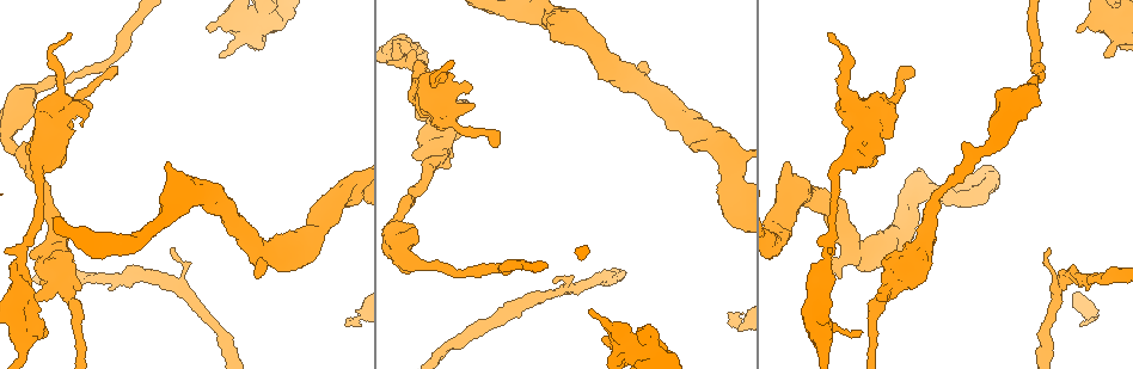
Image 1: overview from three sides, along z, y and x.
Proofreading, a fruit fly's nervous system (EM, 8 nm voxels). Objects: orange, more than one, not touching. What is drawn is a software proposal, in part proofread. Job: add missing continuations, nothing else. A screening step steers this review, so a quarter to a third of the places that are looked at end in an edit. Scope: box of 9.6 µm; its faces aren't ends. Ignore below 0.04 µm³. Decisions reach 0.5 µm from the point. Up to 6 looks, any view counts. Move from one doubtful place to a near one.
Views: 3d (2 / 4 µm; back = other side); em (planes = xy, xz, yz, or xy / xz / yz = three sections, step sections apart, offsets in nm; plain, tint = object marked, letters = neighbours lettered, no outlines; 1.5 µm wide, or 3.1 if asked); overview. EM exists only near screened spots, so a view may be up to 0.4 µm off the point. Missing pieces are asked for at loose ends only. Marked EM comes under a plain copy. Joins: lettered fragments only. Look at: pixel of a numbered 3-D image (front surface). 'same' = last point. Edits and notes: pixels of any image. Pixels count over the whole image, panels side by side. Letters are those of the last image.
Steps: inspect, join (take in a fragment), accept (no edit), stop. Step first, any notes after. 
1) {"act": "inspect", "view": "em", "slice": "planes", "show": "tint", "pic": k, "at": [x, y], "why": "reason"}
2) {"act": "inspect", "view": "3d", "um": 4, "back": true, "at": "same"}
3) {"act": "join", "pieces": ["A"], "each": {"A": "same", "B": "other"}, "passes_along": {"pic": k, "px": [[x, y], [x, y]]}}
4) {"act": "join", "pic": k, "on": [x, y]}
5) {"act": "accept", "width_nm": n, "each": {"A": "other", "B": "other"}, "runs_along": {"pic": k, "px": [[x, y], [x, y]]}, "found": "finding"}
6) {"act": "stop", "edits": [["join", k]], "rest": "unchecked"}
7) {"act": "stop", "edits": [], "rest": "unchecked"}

{"act": "inspect", "view": "em", "slice": "yz", "step": 4, "show": "letters", "pic": 1, "at": [557, 282], "why": "thin end"}

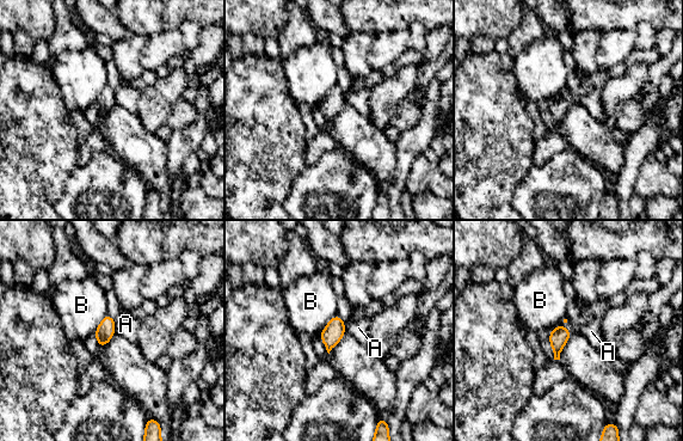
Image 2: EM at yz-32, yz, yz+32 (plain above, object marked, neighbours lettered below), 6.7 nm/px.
{"act": "accept", "width_nm": 120, "each": {"A": "other", "B": "other"}, "found": "none of them fits"}

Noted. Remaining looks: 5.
{"act": "inspect", "view": "3d", "um": 4, "pic": 1, "at": [1080, 26], "why": "an open end"}

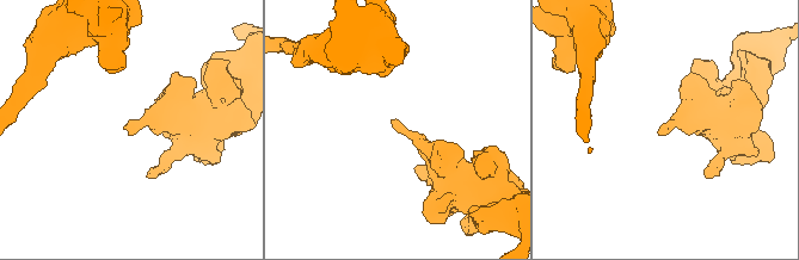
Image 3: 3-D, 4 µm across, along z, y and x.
{"act": "inspect", "view": "em", "slice": "planes", "show": "letters", "pic": 3, "at": [125, 128], "why": "need the tissue"}

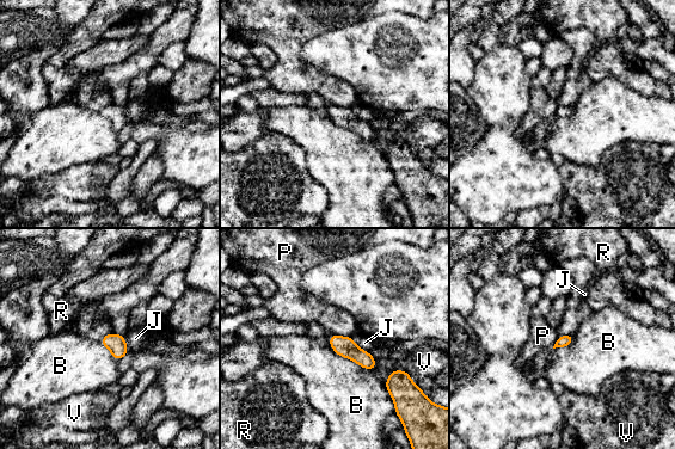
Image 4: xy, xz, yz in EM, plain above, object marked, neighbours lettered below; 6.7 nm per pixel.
{"act": "accept", "each": {"B": "other", "J": "other", "P": "other", "R": "other", "V": "other"}, "found": "no lettered fragment goes on from it"}

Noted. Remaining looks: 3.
{"act": "inspect", "view": "em", "slice": "planes", "show": "letters", "pic": 1, "at": [861, 332], "why": "branch stops here"}

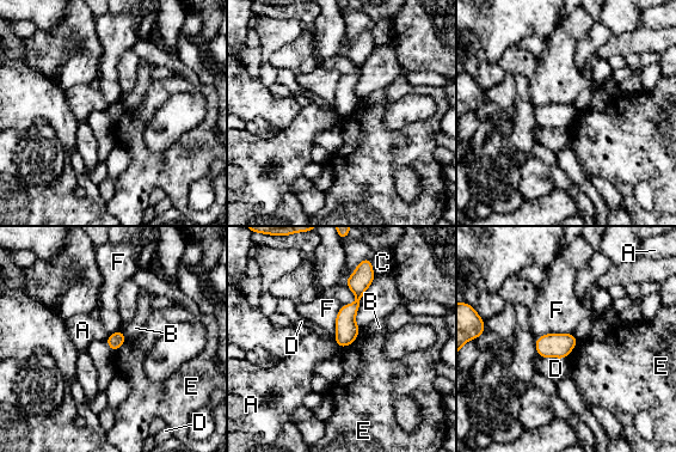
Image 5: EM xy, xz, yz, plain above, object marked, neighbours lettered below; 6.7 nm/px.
{"act": "accept", "each": {"A": "other", "B": "other", "C": "other", "D": "other", "E": "other", "F": "other"}, "found": "none of them fits"}

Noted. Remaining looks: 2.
{"act": "stop", "edits": [], "rest": "unchecked"}

